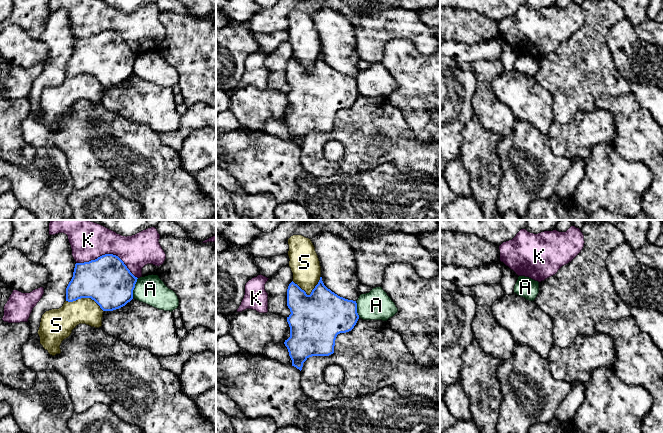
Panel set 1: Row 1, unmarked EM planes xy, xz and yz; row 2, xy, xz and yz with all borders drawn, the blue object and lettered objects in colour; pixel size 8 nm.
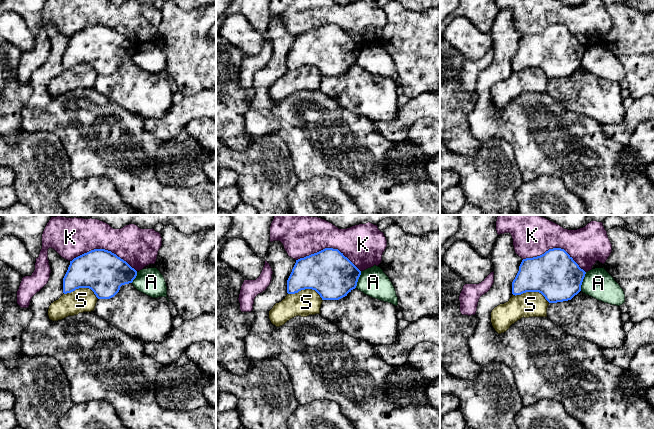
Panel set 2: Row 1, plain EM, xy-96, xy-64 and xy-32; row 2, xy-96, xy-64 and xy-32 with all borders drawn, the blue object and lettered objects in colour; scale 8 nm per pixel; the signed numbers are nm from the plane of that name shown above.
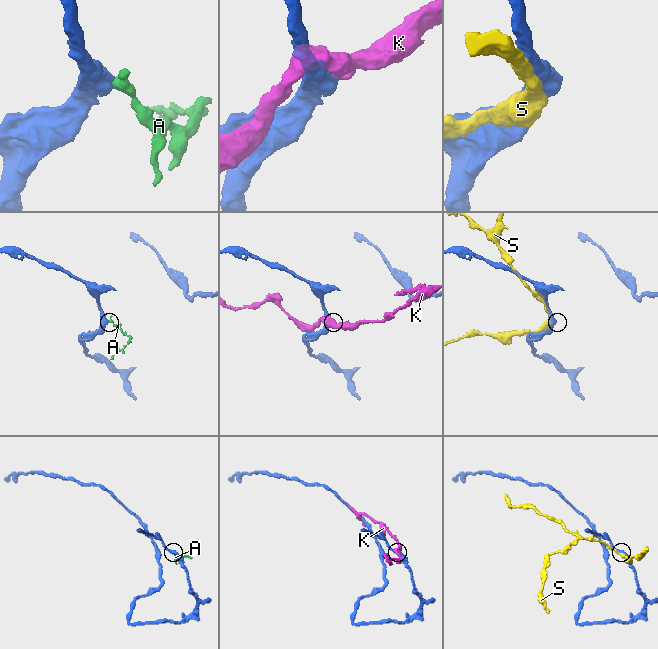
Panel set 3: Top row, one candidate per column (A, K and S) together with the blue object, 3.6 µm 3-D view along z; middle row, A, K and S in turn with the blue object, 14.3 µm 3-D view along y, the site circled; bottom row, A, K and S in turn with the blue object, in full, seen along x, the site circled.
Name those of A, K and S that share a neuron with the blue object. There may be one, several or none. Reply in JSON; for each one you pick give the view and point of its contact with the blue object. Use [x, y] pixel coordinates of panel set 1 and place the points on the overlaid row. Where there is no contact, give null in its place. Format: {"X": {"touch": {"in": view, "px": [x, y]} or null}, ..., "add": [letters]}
{"add": []}

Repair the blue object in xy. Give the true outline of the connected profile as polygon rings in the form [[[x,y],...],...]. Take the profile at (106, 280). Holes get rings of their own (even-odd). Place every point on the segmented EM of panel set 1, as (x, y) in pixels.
[[[105,254],[95,260],[75,264],[73,277],[66,288],[66,301],[91,298],[103,311],[113,311],[133,299],[137,279],[118,256]]]

